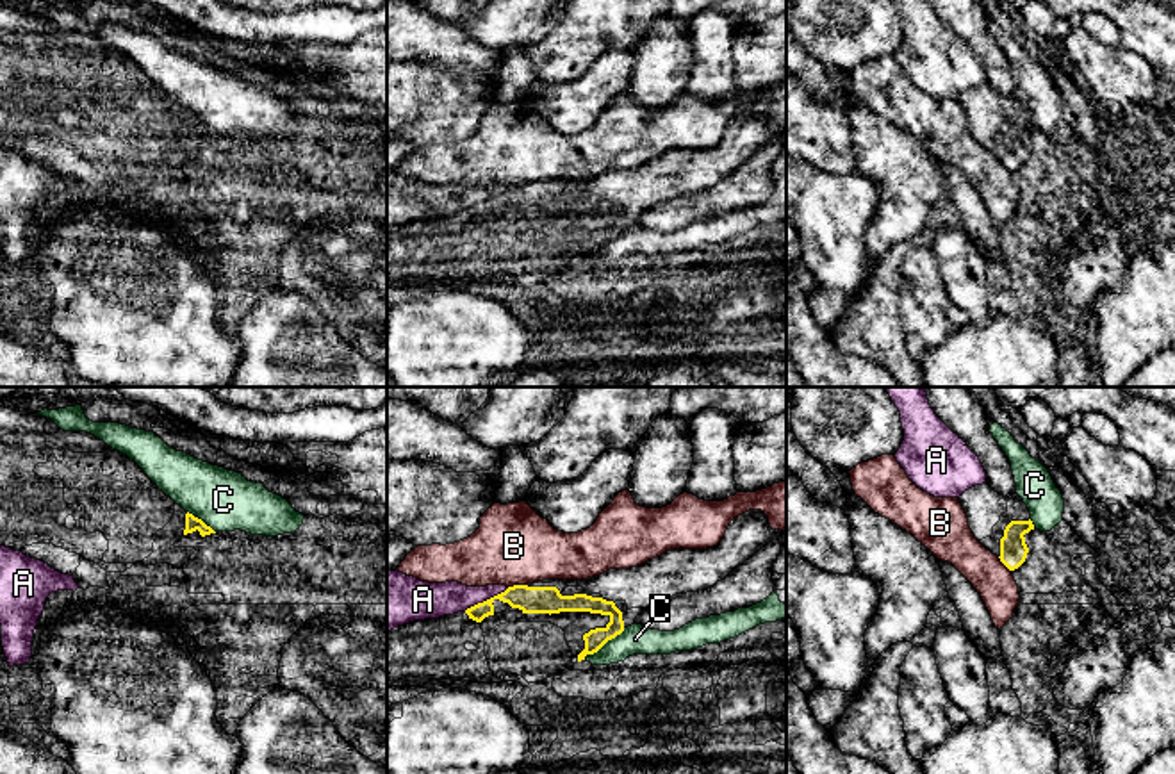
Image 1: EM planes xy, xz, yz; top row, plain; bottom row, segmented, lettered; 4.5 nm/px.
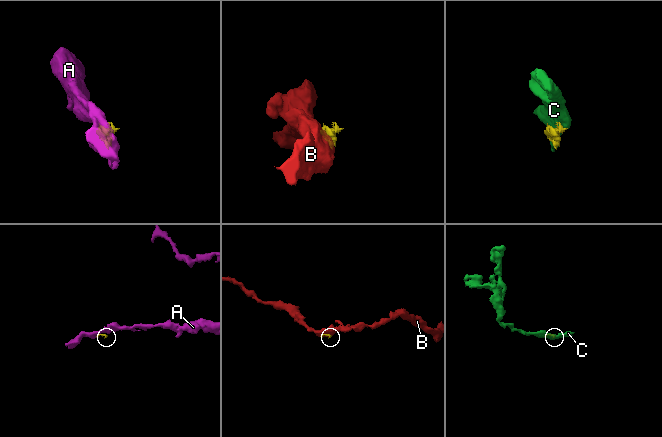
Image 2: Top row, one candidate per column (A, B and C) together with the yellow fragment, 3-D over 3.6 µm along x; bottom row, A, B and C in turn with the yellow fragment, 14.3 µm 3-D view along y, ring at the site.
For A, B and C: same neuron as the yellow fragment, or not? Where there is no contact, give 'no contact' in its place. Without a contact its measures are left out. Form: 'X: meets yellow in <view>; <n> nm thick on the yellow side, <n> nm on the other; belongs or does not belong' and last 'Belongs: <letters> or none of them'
A: meets yellow in xz; 130 nm thick on the yellow side, 160 nm on the other; does not belong
B: meets yellow in xz; 130 nm thick on the yellow side, 360 nm on the other; does not belong
C: meets yellow in xz; 90 nm thick on the yellow side, 140 nm on the other; does not belong
Belongs: none of them

